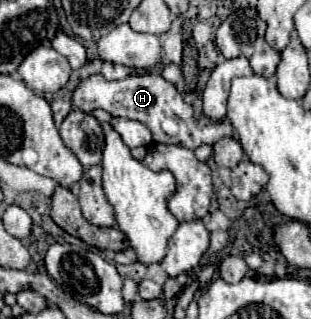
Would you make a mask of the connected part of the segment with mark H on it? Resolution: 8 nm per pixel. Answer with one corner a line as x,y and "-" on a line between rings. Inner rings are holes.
157,71
133,73
123,81
107,81
103,75
89,75
87,79
81,81
81,85
73,93
73,109
81,111
105,109
117,117
125,115
127,119
137,119
151,129
155,141
183,145
189,149
197,149
203,143
211,145
217,139
231,135
231,123
199,125
193,107
185,103
183,95
175,89
175,85
165,81

